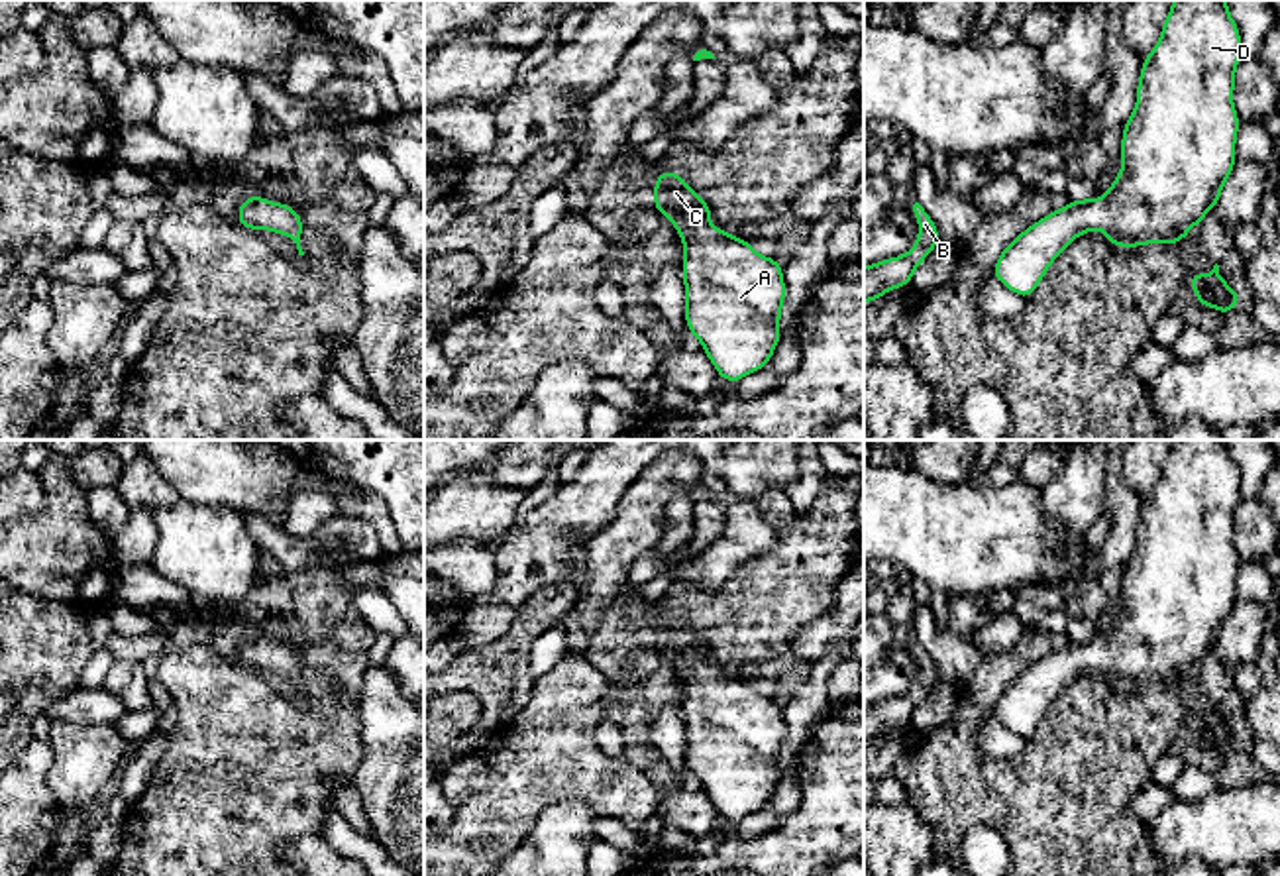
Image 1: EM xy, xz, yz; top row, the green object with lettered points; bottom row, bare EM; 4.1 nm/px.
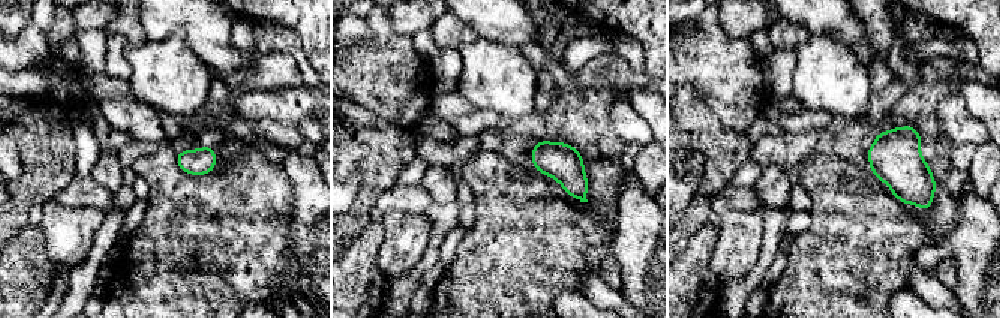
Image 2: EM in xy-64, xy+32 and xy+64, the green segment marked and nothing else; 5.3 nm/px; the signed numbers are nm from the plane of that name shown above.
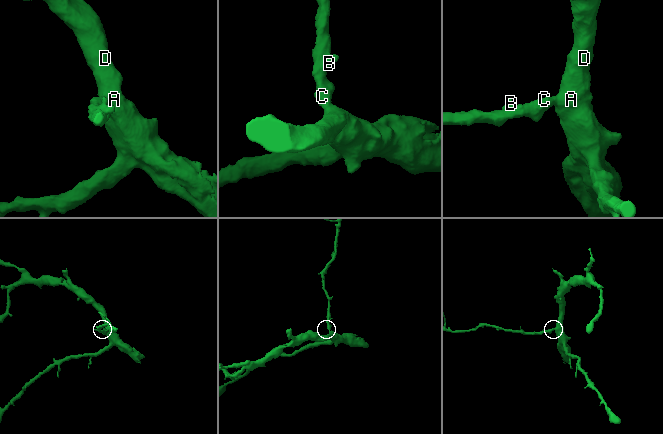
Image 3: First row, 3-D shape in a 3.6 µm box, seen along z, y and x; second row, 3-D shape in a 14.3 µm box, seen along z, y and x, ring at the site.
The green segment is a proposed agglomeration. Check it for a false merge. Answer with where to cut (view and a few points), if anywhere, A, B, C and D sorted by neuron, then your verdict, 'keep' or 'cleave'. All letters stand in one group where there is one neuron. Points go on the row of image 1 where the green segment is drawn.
no cut | A B C D | keep

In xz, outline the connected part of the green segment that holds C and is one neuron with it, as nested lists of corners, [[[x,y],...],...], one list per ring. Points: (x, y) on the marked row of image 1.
[[[673,171],[658,175],[654,183],[654,208],[675,226],[677,236],[685,244],[681,263],[685,324],[701,342],[719,377],[738,383],[766,367],[783,338],[777,332],[785,301],[781,261],[764,257],[750,242],[730,236],[719,226],[709,232],[707,226],[713,222],[711,206]]]

